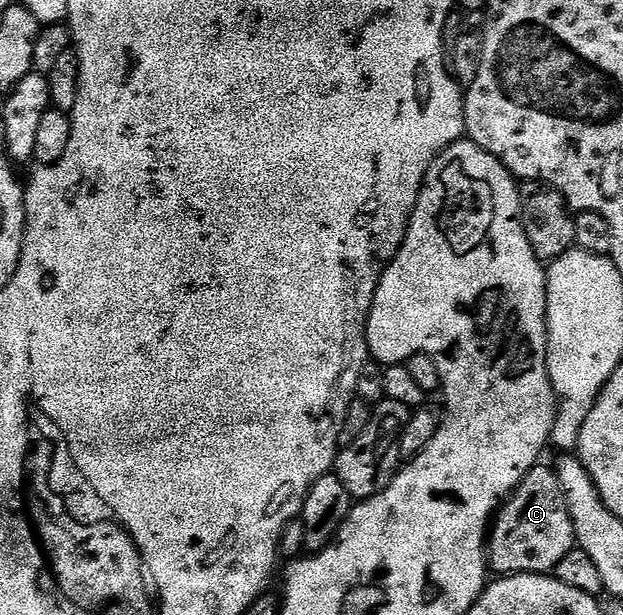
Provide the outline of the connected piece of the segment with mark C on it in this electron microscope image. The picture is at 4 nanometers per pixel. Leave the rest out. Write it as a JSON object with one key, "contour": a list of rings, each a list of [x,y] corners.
{"contour":[[[537,465],[519,482],[519,486],[511,492],[506,500],[505,506],[494,516],[485,546],[487,562],[490,570],[496,576],[546,575],[554,572],[555,567],[561,561],[561,557],[565,557],[565,553],[576,550],[573,521],[569,517],[569,509],[559,479],[550,466],[543,466]]]}

